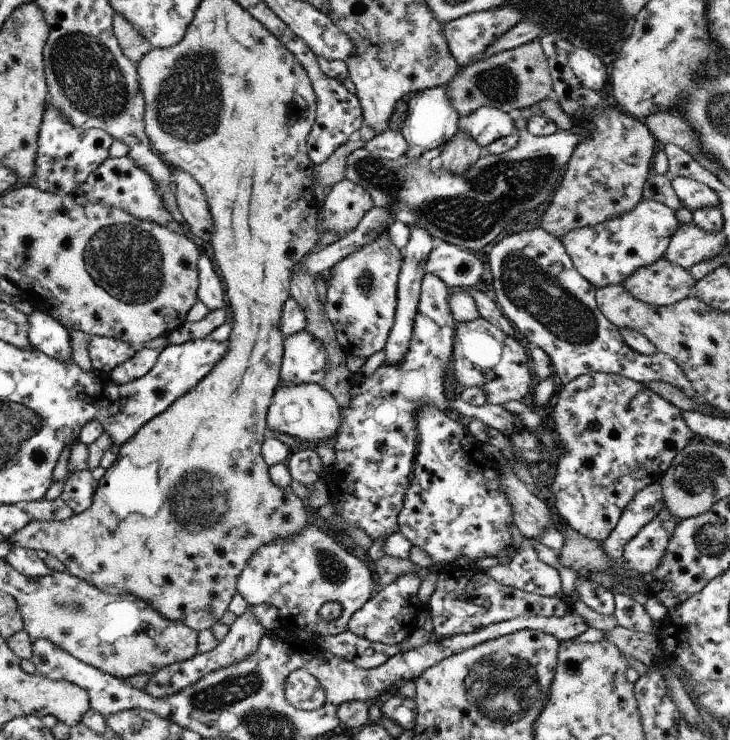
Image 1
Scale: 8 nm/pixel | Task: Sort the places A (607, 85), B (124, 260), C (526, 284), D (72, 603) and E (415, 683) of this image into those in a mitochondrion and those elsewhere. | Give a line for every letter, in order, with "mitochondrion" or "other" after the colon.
A: other
B: mitochondrion
C: mitochondrion
D: mitochondrion
E: other

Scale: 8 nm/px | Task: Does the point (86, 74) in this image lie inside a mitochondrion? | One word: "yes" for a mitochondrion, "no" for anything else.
yes

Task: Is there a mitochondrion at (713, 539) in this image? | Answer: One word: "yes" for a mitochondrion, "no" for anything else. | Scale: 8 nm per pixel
yes

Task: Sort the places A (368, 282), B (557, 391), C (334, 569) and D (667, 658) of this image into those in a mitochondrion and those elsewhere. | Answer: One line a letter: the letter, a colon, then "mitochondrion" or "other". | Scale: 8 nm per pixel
A: mitochondrion
B: other
C: mitochondrion
D: other

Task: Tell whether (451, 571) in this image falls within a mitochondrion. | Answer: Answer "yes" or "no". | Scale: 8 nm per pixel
no

